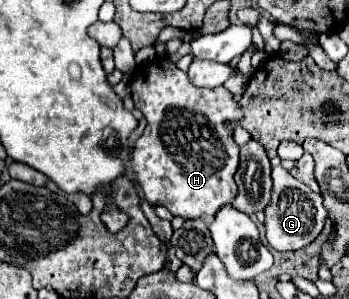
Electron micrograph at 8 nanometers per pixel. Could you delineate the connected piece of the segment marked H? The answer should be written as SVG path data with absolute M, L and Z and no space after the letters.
M160 56L160 62L154 62L149 68L140 68L138 72L134 72L130 80L130 92L134 106L144 114L148 122L142 136L134 142L130 154L134 184L140 188L144 200L164 206L174 216L182 218L214 216L220 206L230 204L238 192L234 184L234 174L240 160L238 146L232 134L234 128L242 122L242 106L234 100L232 92L224 86L204 90L192 86L186 72L182 72L168 56Z

